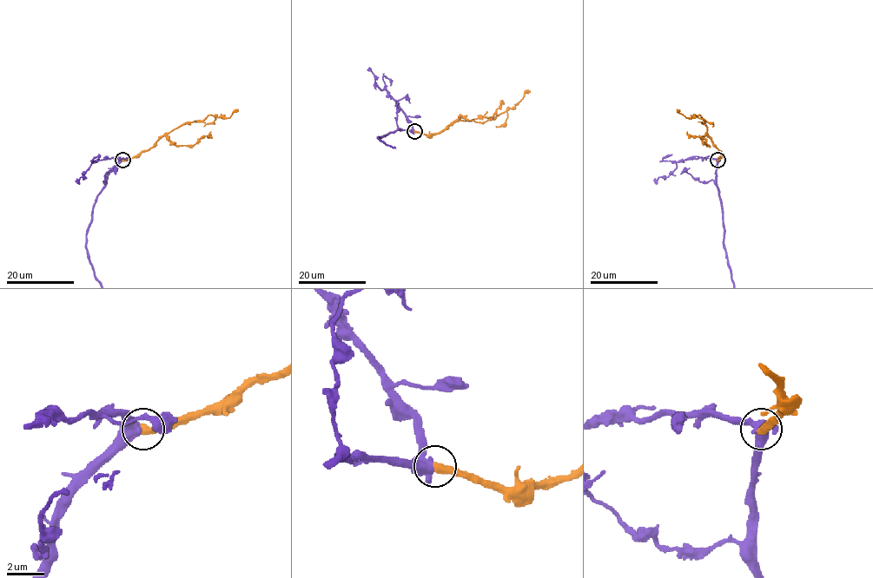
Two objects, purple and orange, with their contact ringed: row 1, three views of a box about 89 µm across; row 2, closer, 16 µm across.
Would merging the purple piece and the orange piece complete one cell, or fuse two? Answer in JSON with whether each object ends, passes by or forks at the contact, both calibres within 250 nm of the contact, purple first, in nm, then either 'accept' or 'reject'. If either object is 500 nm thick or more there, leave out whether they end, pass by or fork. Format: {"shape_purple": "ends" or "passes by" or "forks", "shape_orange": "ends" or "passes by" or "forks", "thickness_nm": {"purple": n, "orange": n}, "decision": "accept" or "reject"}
{"shape_purple": "passes by", "shape_orange": "ends", "thickness_nm": {"purple": 480, "orange": 440}, "decision": "accept"}

